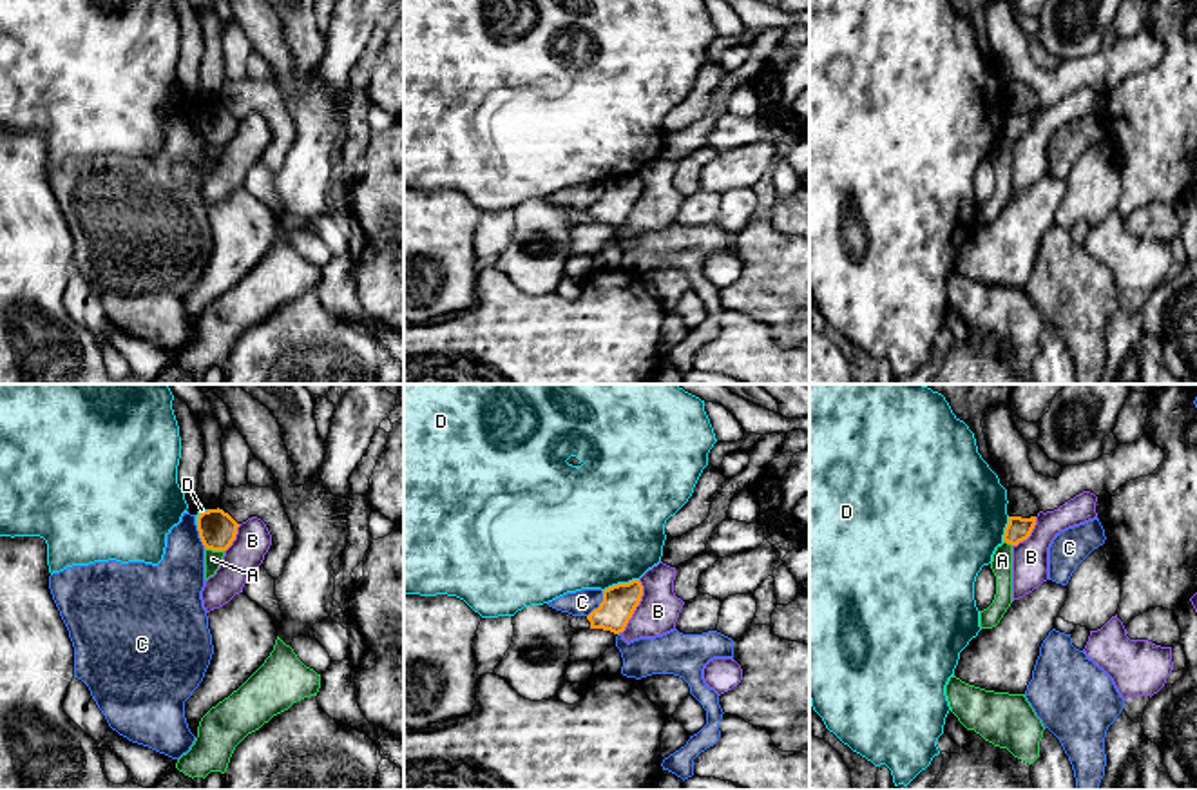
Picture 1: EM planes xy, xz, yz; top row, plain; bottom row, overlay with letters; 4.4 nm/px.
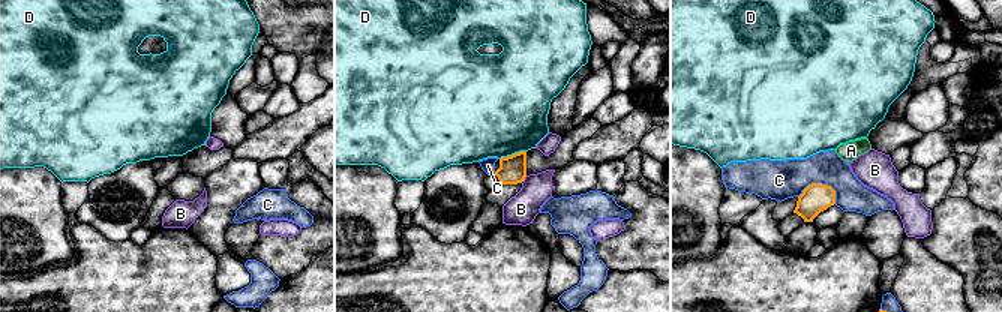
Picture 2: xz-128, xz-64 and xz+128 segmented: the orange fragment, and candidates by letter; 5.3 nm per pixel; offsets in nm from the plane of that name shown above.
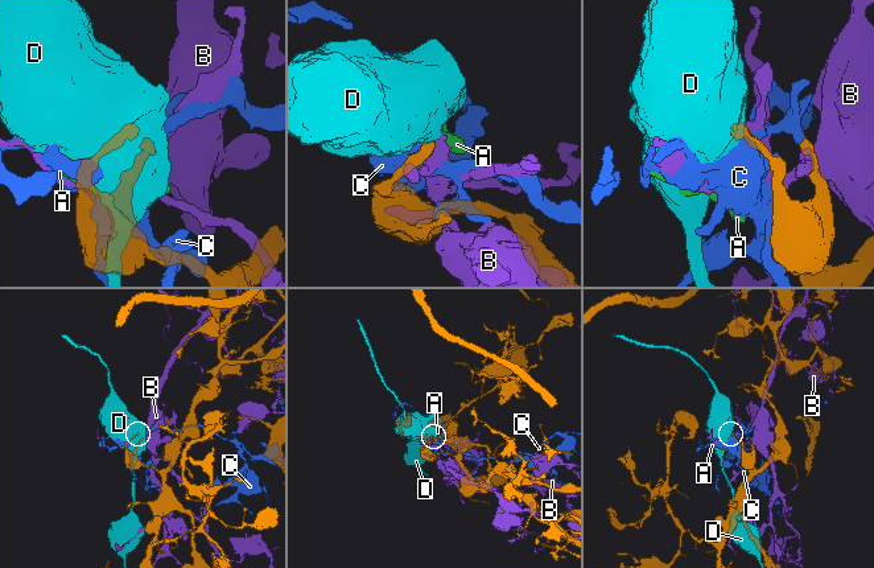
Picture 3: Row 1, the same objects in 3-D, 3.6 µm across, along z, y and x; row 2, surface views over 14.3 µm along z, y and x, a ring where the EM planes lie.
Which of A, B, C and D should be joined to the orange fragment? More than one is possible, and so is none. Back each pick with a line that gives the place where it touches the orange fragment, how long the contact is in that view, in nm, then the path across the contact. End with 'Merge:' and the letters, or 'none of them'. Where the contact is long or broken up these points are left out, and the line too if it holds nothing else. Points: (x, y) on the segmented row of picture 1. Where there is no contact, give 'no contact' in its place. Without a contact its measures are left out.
Merge: none of them

